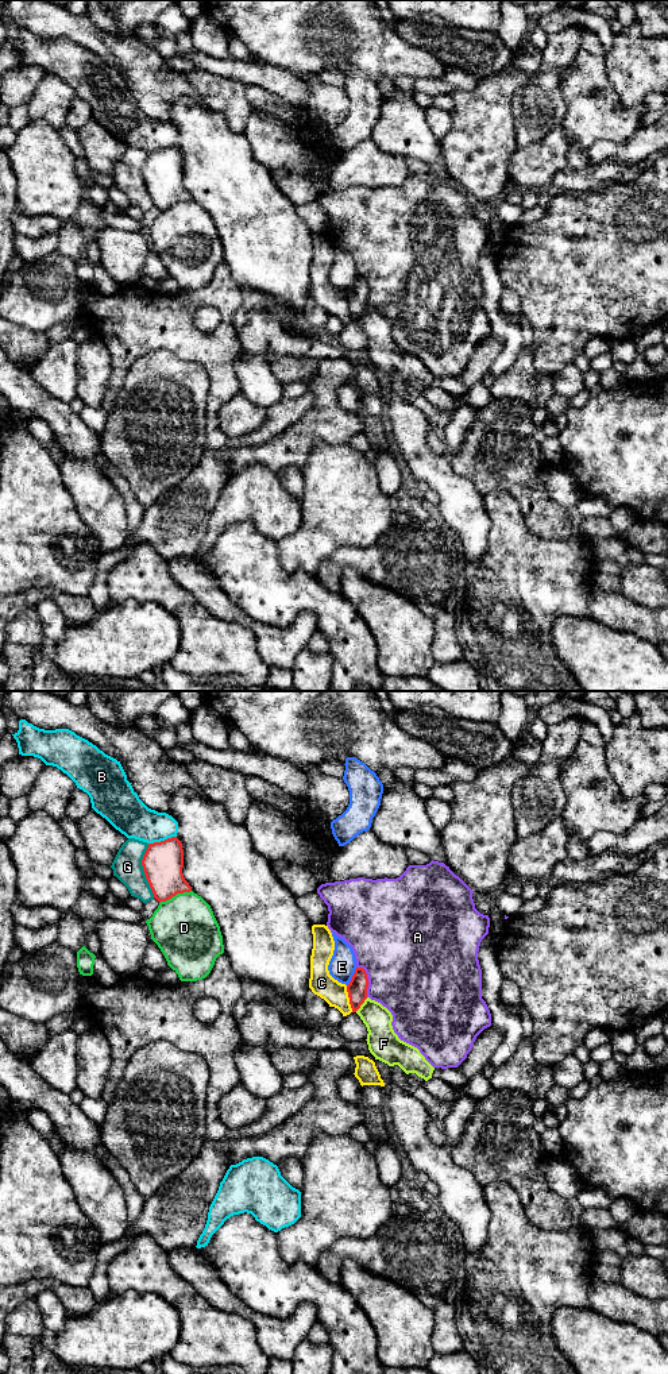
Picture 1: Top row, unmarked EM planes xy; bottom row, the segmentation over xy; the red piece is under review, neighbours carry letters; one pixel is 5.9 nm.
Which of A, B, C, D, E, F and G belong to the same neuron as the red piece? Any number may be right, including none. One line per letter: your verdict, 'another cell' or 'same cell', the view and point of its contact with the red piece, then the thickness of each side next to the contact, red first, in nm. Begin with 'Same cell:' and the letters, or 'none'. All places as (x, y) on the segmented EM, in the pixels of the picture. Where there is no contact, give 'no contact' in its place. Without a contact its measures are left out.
Same cell: none
A: another cell | xy (367, 980) | 120/480 nm
B: another cell | xy (162, 841) | 240/220 nm
C: another cell | xy (350, 999) | 120/150 nm
D: another cell | xy (174, 895) | 240/380 nm
E: another cell | xy (352, 976) | 120/160 nm
F: another cell | xy (362, 1003) | 120/170 nm
G: another cell | xy (143, 869) | 240/180 nm

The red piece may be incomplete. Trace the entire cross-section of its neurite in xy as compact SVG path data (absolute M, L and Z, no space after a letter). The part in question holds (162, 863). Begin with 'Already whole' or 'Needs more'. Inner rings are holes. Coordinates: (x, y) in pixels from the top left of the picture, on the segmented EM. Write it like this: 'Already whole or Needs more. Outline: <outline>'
Already whole. Outline: M177 837L148 844L142 865L154 898L159 903L177 894L192 891L182 873L184 849Z

